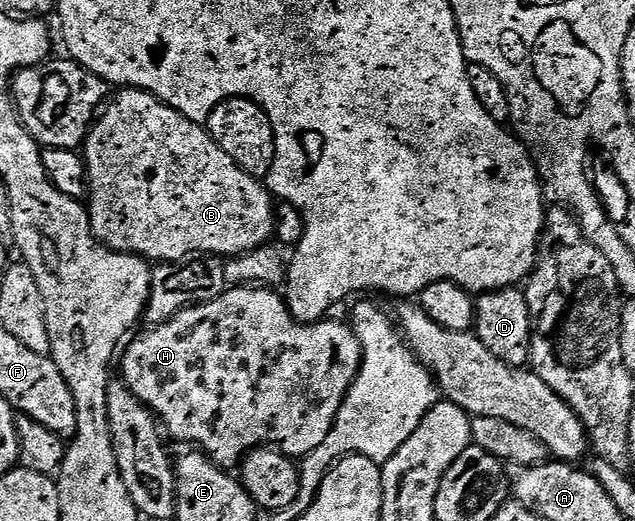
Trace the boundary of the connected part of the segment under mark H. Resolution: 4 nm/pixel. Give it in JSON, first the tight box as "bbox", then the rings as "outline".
{"bbox":[121,286,363,470],"outline":[[[267,286],[228,287],[227,291],[217,298],[181,310],[181,314],[169,318],[169,322],[148,327],[146,329],[148,332],[141,333],[135,341],[132,339],[121,352],[121,360],[123,356],[121,383],[139,401],[147,405],[156,421],[161,425],[162,431],[168,437],[171,435],[173,439],[180,440],[183,444],[191,444],[187,446],[198,450],[212,464],[224,470],[238,469],[242,465],[243,457],[248,452],[264,446],[273,448],[277,452],[283,452],[286,456],[292,458],[302,458],[309,455],[313,450],[317,450],[317,446],[321,446],[321,442],[325,442],[325,434],[329,434],[329,430],[337,418],[337,410],[341,406],[345,394],[353,386],[363,361],[361,342],[350,323],[324,318],[317,324],[301,324],[293,318],[293,314],[287,309],[286,299],[280,293],[278,296],[275,292],[278,291]]]}

